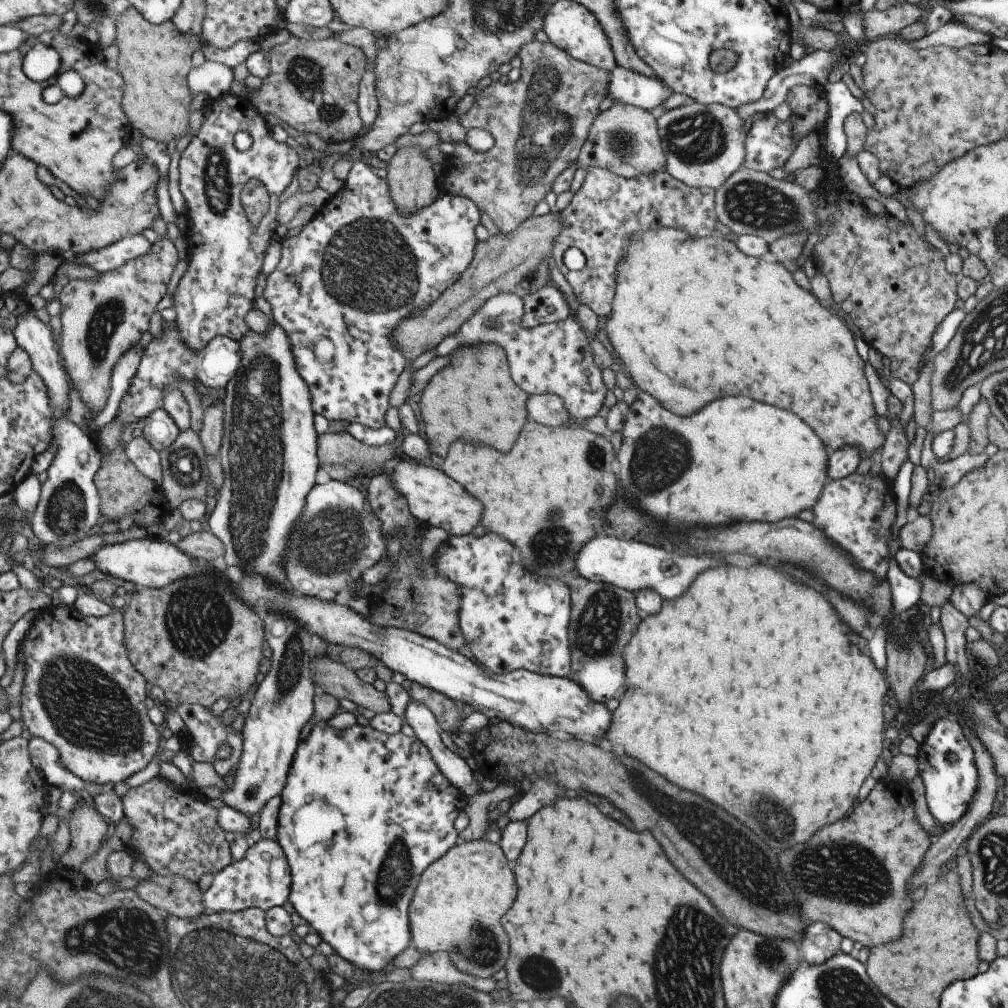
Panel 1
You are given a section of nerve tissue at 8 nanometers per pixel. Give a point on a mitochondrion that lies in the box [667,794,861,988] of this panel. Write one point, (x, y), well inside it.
(772, 955)

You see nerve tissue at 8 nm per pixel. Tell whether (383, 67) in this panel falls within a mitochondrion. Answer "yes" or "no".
no

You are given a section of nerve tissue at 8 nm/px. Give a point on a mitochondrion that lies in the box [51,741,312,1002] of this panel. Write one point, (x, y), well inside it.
(129, 942)

